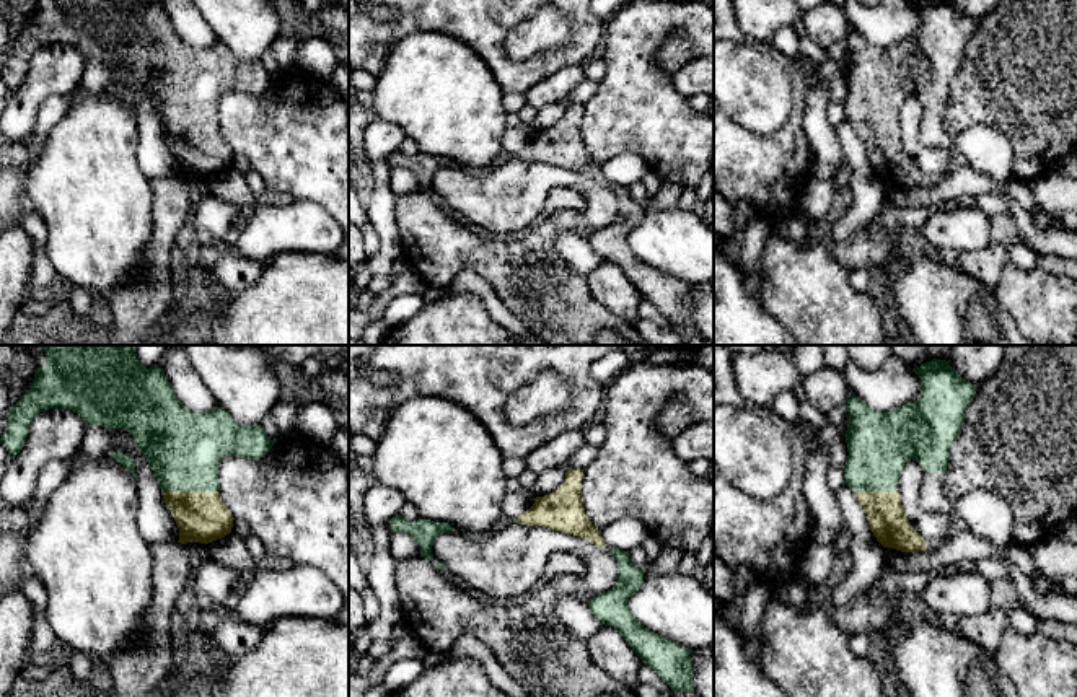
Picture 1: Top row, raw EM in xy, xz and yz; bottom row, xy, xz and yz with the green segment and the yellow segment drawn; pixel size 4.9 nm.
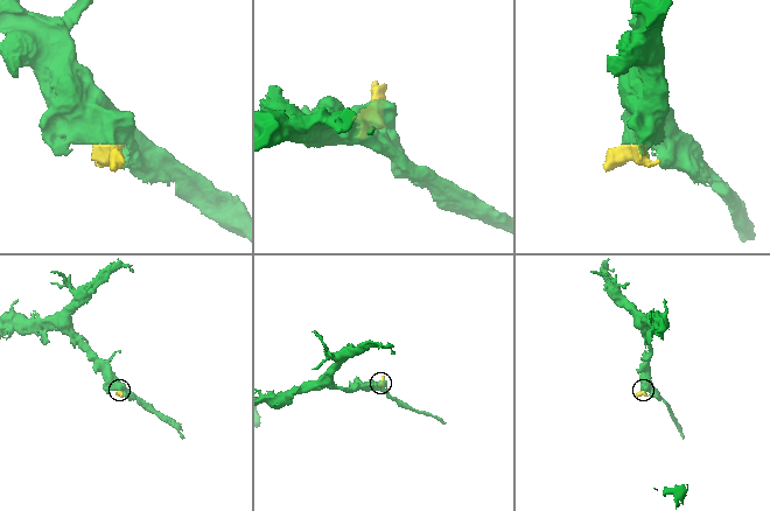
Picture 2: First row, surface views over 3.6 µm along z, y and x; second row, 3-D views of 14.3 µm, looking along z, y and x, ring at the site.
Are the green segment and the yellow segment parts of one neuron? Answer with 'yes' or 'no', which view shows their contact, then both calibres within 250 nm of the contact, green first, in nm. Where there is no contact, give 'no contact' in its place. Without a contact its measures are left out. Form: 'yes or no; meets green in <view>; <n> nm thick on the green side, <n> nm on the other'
yes; meets green in xy; 380 nm thick on the green side, 260 nm on the other

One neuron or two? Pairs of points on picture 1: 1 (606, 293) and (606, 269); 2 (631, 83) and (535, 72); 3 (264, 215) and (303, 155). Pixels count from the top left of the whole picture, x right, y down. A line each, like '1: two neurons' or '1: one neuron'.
1: one neuron
2: two neurons
3: two neurons

